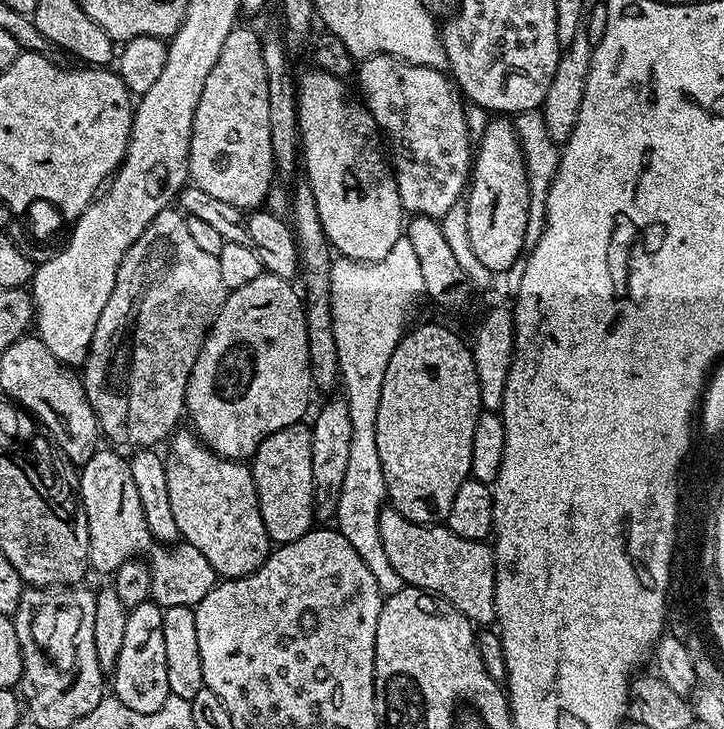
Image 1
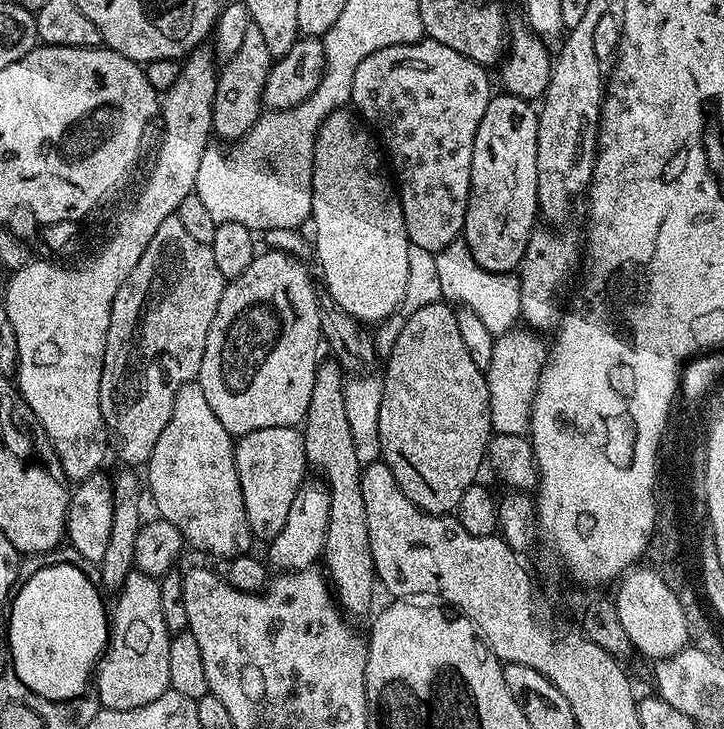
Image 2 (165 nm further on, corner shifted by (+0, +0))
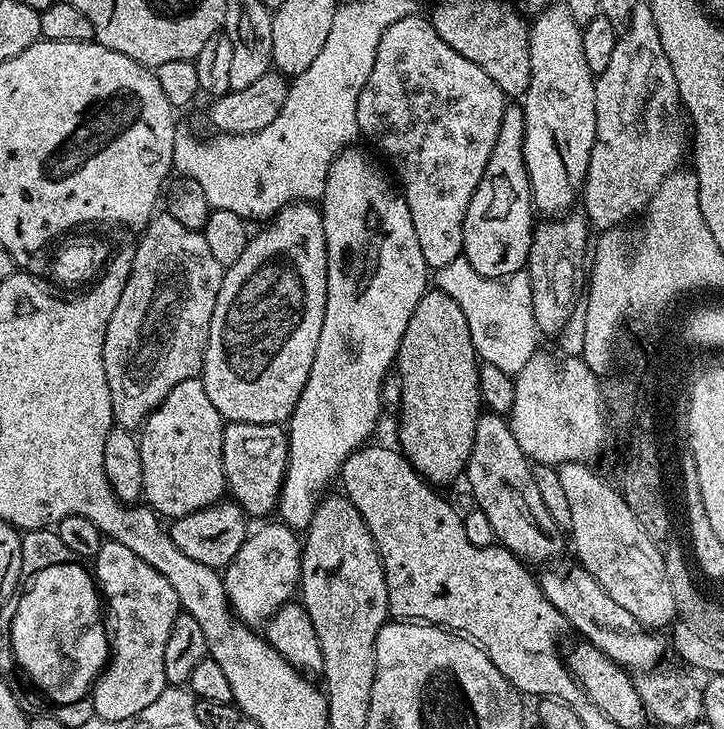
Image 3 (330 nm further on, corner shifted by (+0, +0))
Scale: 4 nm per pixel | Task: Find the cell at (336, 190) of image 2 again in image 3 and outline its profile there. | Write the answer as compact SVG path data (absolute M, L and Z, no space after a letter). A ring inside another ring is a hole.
M349 146L341 150L339 154L334 158L334 162L330 166L330 174L326 174L326 190L324 191L324 196L318 202L318 207L320 213L322 214L322 230L326 234L326 254L328 255L328 273L326 274L326 314L322 318L322 334L318 334L318 350L314 350L314 366L310 366L310 378L306 378L306 386L302 390L302 394L298 398L298 402L296 403L296 409L293 410L290 419L286 424L286 431L288 434L288 469L286 470L286 474L284 475L284 485L282 486L282 490L280 491L280 502L278 505L278 516L281 521L287 523L289 528L295 528L297 530L307 529L308 524L312 520L312 509L315 505L319 504L322 499L322 491L320 492L320 488L324 488L328 484L328 480L335 481L338 476L338 466L343 464L344 457L349 456L352 451L361 447L362 442L367 441L369 439L368 432L372 432L376 428L376 415L379 414L380 408L382 412L382 400L380 404L380 391L384 388L384 379L388 376L388 371L391 373L393 371L396 355L398 354L398 350L400 349L400 343L402 342L402 334L406 334L406 325L410 322L410 314L414 314L414 306L418 306L418 302L424 296L424 293L429 291L430 288L430 269L428 267L428 263L426 262L426 258L422 258L422 250L418 246L418 234L414 234L414 222L410 222L410 210L406 206L406 202L404 201L403 195L394 187L393 181L380 173L380 168L375 164L374 161L371 160L370 157L367 156L366 153L363 152L362 149L356 148L357 146Z

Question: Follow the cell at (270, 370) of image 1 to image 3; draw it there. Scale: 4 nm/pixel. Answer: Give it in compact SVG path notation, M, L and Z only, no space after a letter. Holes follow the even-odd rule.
M312 202L287 204L267 226L261 227L257 237L249 239L238 262L224 270L214 318L210 318L210 338L204 355L202 379L206 394L210 394L210 402L214 402L225 421L233 424L284 424L291 417L306 386L306 378L310 378L314 350L318 350L318 334L322 334L322 318L326 314L327 273L322 214Z

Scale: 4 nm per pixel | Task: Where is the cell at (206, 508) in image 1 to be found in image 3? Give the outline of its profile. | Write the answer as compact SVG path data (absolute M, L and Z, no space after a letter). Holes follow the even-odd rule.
M203 379L178 382L166 394L164 401L144 419L138 432L143 499L147 507L161 517L175 518L220 503L226 492L222 466L225 423L214 402L210 402Z

